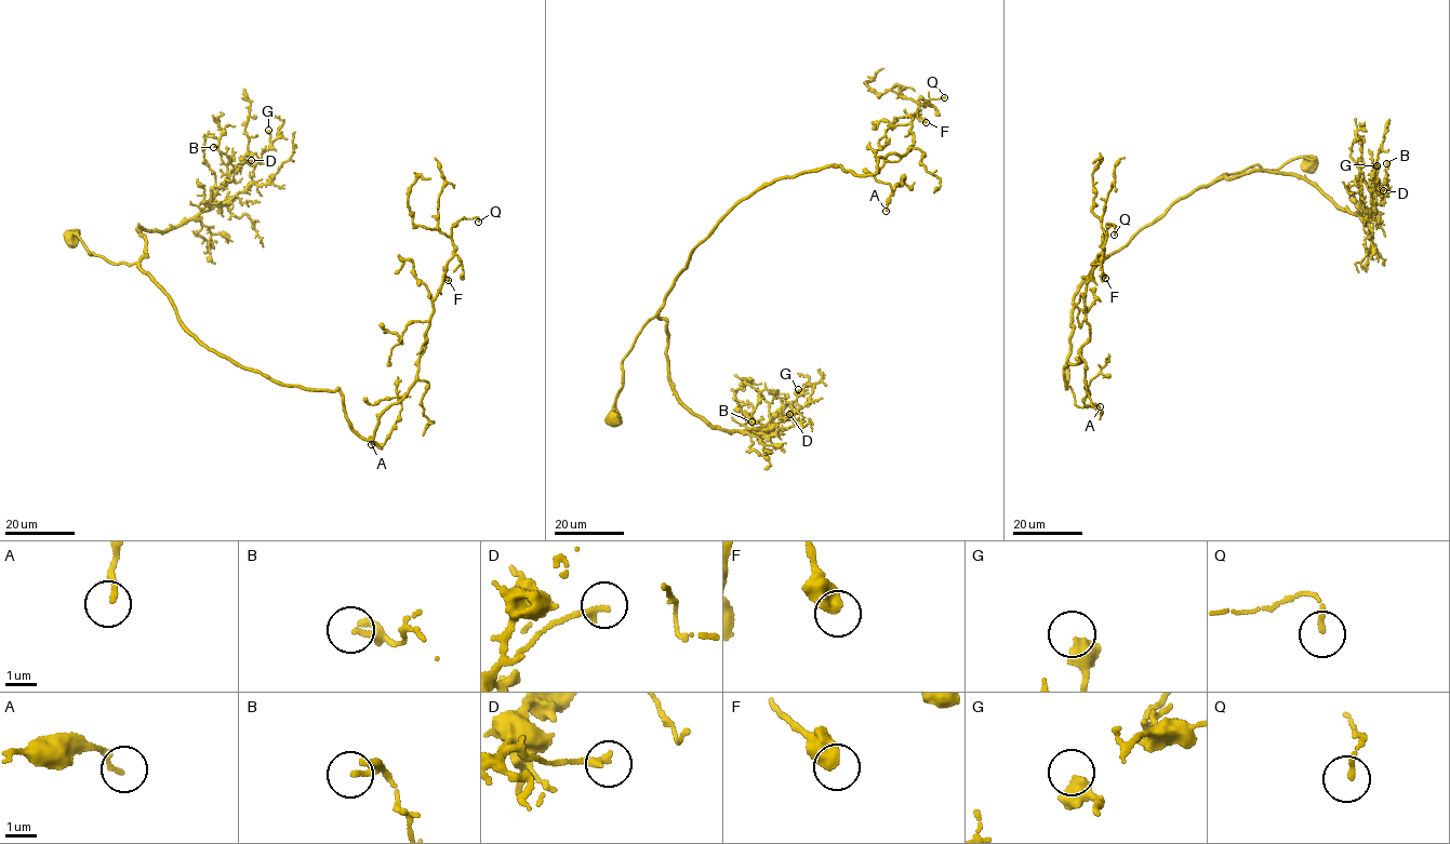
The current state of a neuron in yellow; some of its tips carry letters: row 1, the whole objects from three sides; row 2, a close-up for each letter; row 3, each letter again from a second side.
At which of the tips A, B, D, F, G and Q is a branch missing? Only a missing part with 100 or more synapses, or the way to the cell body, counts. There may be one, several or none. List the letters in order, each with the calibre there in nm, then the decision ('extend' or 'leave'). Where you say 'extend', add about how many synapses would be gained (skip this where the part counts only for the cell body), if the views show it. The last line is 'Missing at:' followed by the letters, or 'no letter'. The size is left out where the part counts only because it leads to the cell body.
A: 130 nm thick; leave
B: 150 nm thick; leave
D: 240 nm thick; leave
F: 480 nm thick; leave
G: 360 nm thick; leave
Q: 140 nm thick; leave
Missing at: no letter

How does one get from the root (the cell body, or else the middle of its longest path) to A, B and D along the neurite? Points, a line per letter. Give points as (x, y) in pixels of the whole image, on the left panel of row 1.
A: (72, 238), (90, 255), (135, 264), (207, 348), (285, 386), (338, 390), (349, 427), (382, 449), (371, 444)
B: (72, 238), (90, 255), (138, 263), (146, 243), (137, 227), (178, 226), (228, 182), (213, 147)
D: (72, 238), (90, 255), (138, 263), (146, 243), (137, 227), (163, 231), (195, 218), (251, 160)

